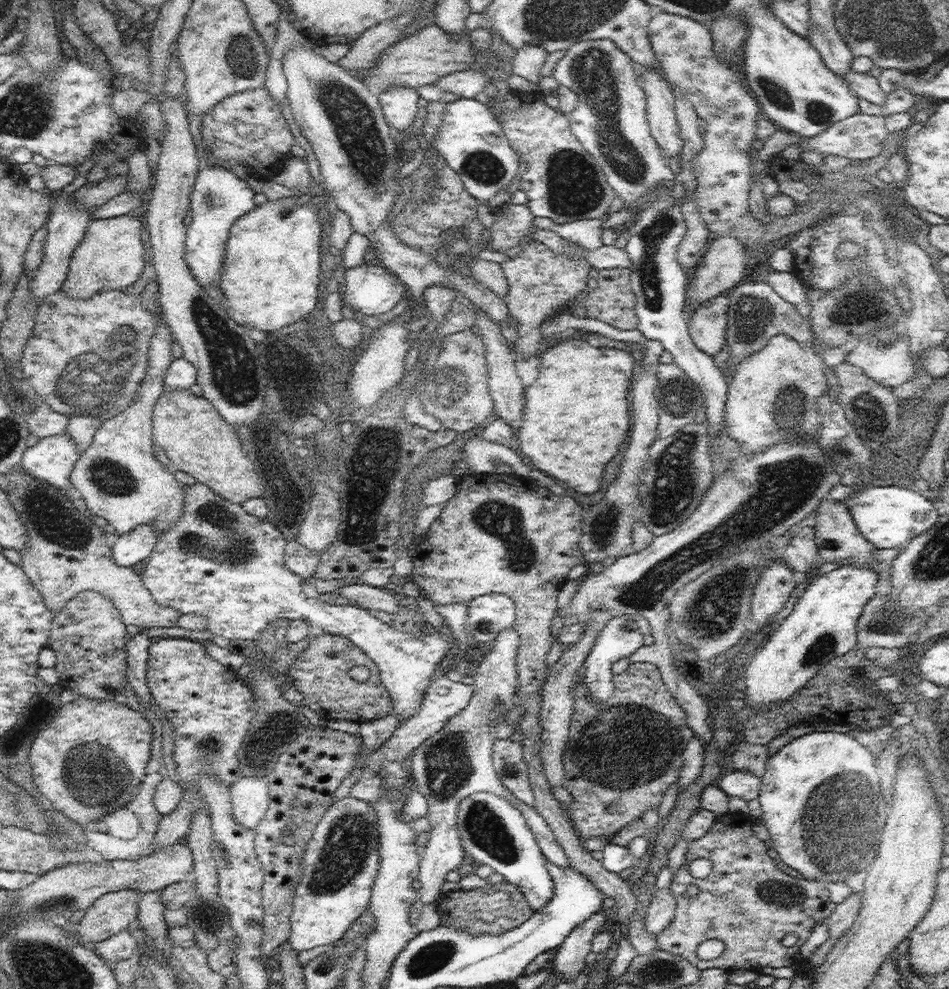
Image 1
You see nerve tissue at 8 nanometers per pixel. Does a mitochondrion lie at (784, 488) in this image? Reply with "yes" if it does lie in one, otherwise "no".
yes

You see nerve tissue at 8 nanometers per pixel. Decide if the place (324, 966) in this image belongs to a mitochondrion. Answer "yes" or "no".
yes

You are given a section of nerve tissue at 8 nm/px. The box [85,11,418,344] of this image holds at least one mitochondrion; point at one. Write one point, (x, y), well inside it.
(349, 113)

